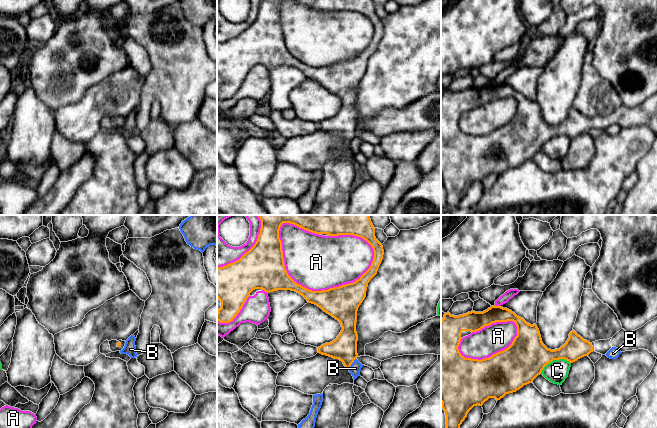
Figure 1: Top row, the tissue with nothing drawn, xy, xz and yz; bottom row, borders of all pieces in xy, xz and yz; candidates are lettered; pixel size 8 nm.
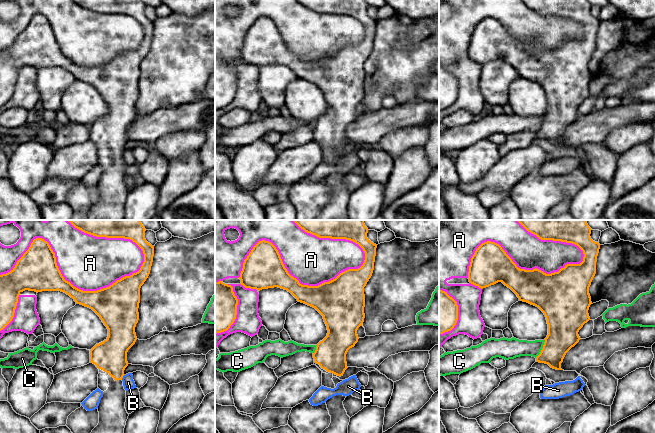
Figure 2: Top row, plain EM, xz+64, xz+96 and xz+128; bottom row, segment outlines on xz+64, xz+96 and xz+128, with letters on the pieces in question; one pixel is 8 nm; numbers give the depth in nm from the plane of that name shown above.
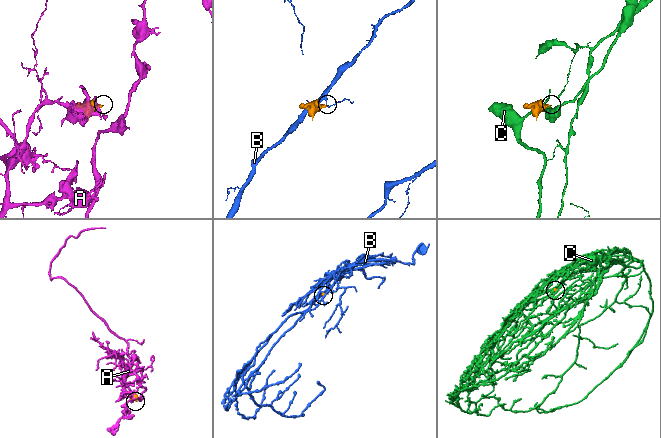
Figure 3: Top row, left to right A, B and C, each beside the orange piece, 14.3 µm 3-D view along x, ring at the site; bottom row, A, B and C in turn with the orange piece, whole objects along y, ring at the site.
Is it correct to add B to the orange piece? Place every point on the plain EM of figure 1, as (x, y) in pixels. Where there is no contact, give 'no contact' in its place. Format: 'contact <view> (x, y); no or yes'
contact xz (351, 139); no

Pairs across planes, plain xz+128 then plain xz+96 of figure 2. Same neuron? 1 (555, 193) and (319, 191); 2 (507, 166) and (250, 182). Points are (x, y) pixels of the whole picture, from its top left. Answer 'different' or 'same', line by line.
1: same
2: different

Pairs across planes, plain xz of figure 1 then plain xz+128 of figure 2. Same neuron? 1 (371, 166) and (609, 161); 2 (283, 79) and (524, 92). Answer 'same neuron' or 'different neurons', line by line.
1: same neuron
2: different neurons

